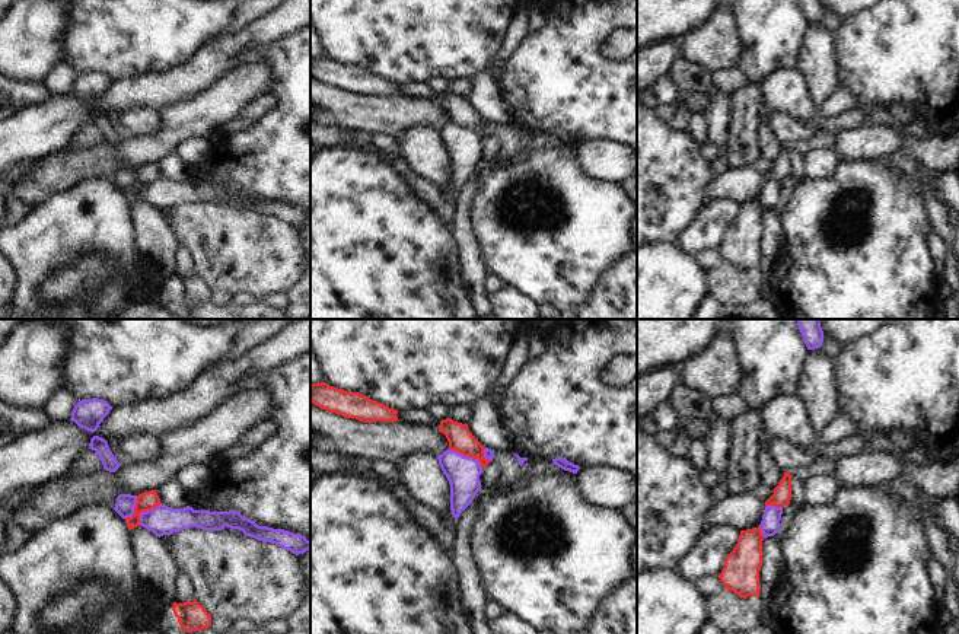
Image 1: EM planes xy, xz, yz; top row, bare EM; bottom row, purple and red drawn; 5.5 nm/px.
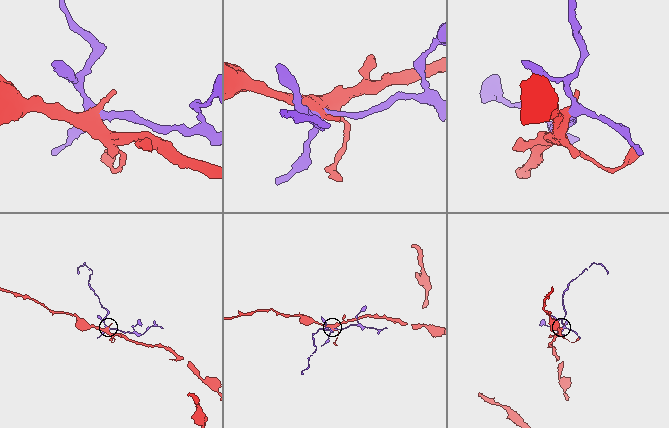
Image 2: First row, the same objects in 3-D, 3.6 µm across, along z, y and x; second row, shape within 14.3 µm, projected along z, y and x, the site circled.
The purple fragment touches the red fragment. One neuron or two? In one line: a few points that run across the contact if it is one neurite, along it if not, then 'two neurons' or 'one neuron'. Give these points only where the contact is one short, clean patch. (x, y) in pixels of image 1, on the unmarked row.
xz (449, 121), (475, 131), (481, 142) | two neurons

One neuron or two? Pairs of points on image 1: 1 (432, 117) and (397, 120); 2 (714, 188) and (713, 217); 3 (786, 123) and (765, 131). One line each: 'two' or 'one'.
1: one
2: two
3: two

